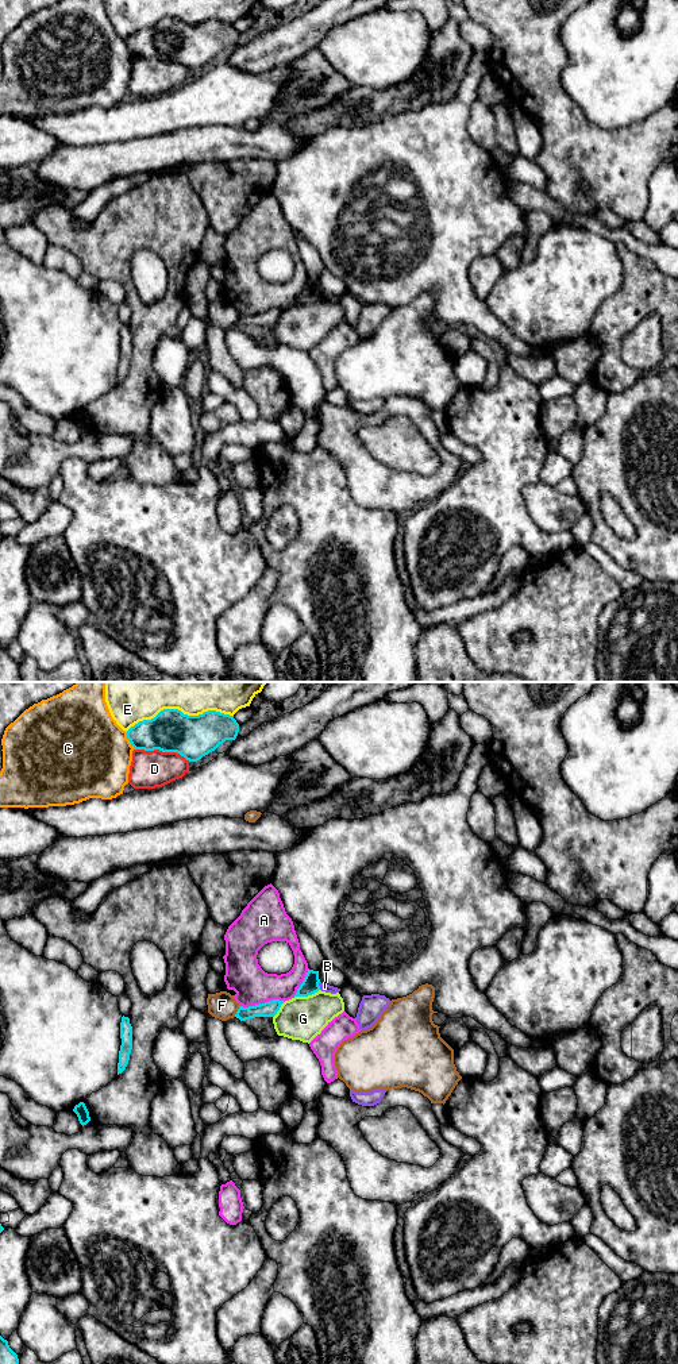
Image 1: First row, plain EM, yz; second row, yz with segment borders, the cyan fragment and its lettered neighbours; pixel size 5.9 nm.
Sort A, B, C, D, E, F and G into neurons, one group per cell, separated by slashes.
A / B / C / D / E / F / G

